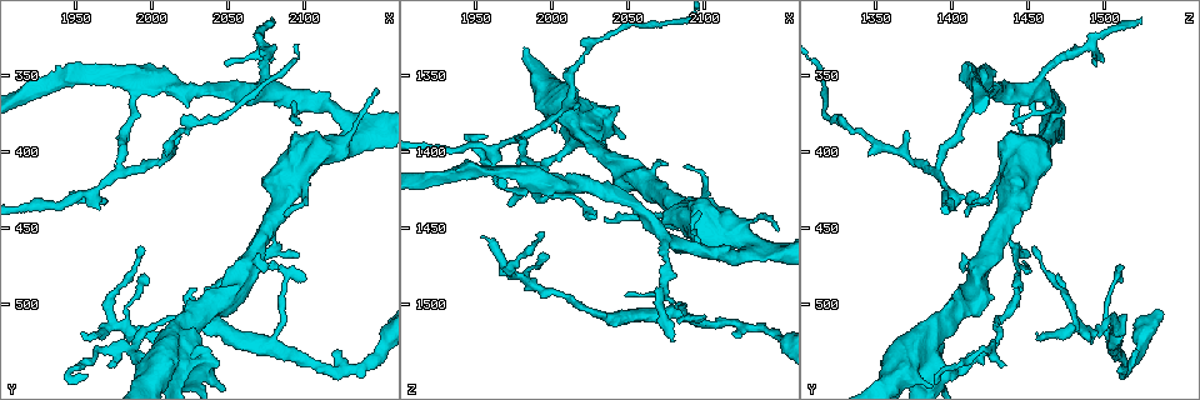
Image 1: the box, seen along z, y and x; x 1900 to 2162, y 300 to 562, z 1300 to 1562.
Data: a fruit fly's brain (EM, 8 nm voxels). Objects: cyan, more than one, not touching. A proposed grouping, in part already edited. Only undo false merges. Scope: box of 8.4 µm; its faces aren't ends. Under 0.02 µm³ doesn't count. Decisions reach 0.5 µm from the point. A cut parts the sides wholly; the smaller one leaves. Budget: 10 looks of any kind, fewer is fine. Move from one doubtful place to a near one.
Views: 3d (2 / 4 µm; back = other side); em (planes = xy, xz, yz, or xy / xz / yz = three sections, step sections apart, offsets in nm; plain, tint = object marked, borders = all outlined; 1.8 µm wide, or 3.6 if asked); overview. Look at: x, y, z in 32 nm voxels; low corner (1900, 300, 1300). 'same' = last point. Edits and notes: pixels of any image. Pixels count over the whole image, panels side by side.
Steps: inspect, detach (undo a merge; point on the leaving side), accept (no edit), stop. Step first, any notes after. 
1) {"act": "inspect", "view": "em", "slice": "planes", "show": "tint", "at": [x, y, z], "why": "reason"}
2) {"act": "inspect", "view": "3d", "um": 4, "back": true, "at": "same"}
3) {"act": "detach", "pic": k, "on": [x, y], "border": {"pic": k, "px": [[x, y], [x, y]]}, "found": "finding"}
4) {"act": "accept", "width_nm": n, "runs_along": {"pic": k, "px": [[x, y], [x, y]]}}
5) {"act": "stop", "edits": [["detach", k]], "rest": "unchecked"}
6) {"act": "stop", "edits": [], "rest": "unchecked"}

{"act": "inspect", "view": "em", "slice": "xz", "step": 16, "show": "tint", "at": [1994, 356, 1420], "why": "side arm on a straight run"}

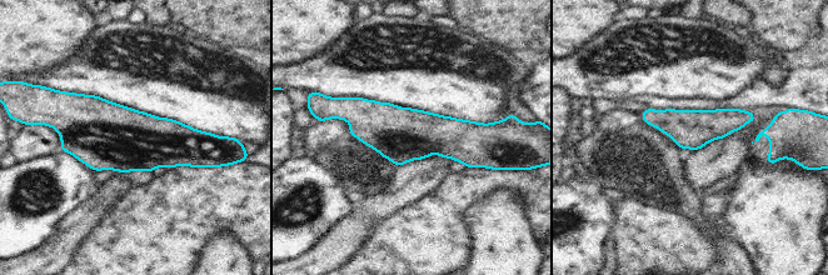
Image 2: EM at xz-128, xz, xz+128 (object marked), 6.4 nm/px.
{"act": "inspect", "view": "em", "slice": "planes", "show": "borders", "at": "same"}

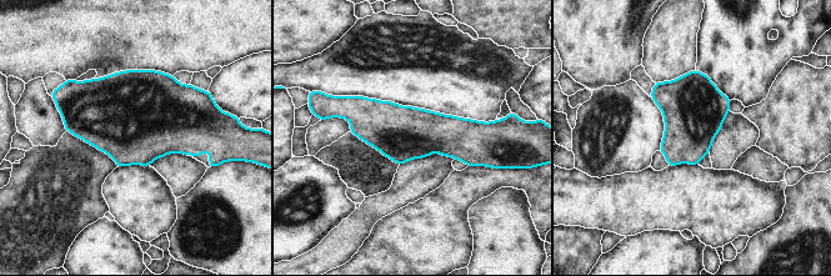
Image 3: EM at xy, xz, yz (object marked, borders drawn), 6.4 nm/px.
{"act": "accept", "runs_along": {"pic": 3, "px": [[341, 114], [396, 131], [487, 130]]}, "found": "continuous, no second neuron"}

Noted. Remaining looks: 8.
{"act": "inspect", "view": "em", "slice": "planes", "show": "plain", "at": [1978, 412, 1390], "why": "three arms meet"}

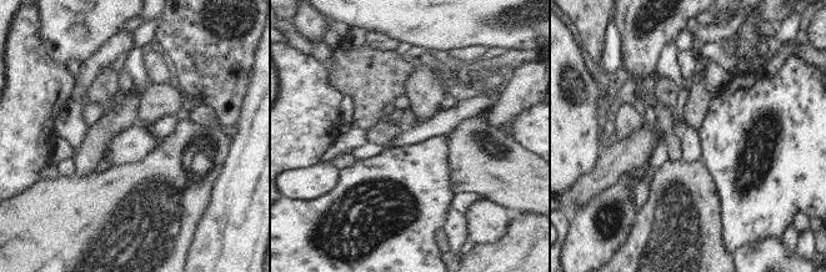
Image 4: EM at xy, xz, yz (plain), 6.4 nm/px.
{"act": "inspect", "view": "em", "slice": "planes", "show": "tint", "at": "same", "why": "where the object lies"}

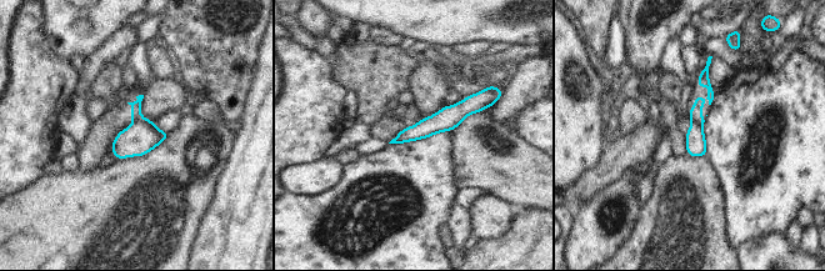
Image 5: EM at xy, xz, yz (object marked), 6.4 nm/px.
{"act": "detach", "pic": 5, "on": [141, 136], "part_leaving": {"pic": 5, "px": [[483, 103], [399, 139]]}, "found": "a second neuron is stuck on"}

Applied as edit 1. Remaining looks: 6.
{"act": "inspect", "view": "em", "um": 3.6, "slice": "planes", "show": "tint", "at": [2016, 546, 1390], "why": "thick turns thin"}

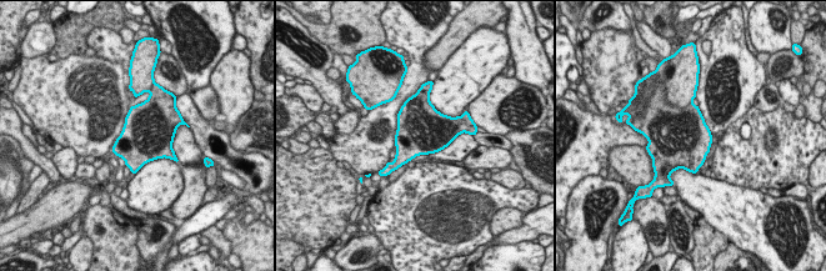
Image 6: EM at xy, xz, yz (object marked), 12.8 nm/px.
{"act": "detach", "pic": 6, "on": [675, 126], "border": {"pic": 6, "px": [[691, 101], [681, 108], [670, 106]]}, "found": "a second neuron is stuck on"}

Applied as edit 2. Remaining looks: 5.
{"act": "inspect", "view": "em", "um": 3.6, "slice": "planes", "show": "plain", "at": [1978, 512, 1482], "why": "sharp bend"}

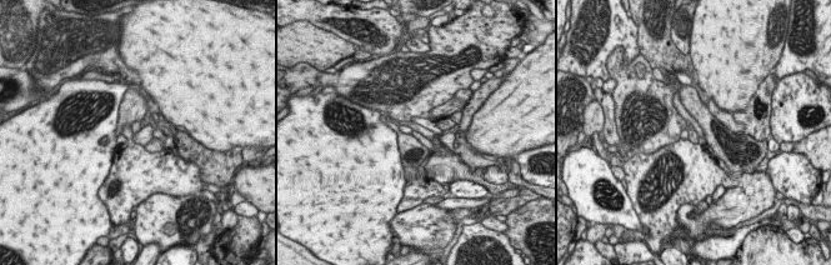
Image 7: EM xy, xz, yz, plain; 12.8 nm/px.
{"act": "inspect", "view": "em", "um": 3.6, "slice": "planes", "show": "tint", "at": "same", "why": "with the object marked"}

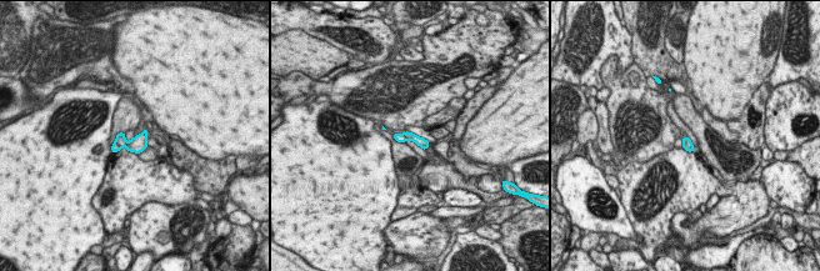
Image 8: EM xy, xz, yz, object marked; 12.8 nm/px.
{"act": "detach", "pic": 8, "on": [120, 139], "border": {"pic": 8, "px": [[115, 141], [121, 147]]}, "found": "two neurons meet here"}

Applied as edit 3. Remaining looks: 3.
{"act": "stop", "edits": [["detach", 5], ["detach", 6], ["detach", 8]], "rest": "unchecked"}

